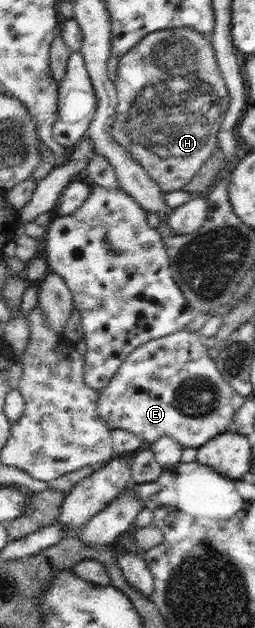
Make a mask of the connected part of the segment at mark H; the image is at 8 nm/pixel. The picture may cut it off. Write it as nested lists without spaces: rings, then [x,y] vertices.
[[[189,27],[157,30],[146,34],[136,46],[120,57],[114,82],[118,106],[111,134],[115,142],[119,142],[145,168],[163,193],[183,189],[217,150],[218,130],[228,110],[230,98],[209,38]]]

